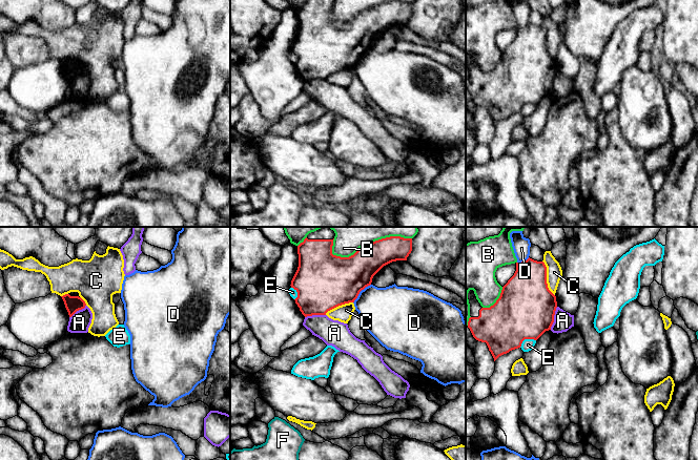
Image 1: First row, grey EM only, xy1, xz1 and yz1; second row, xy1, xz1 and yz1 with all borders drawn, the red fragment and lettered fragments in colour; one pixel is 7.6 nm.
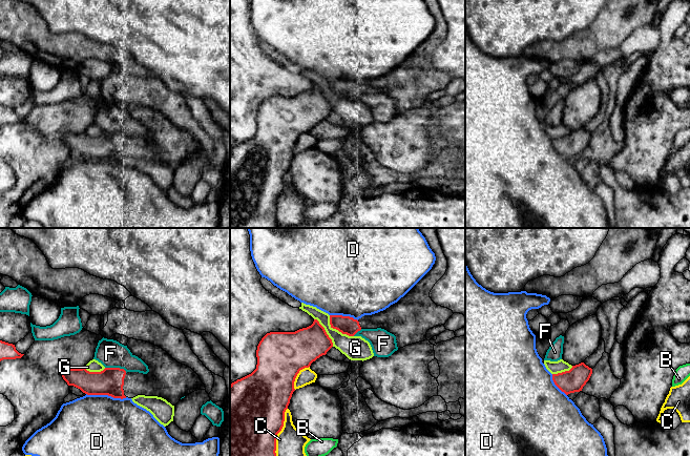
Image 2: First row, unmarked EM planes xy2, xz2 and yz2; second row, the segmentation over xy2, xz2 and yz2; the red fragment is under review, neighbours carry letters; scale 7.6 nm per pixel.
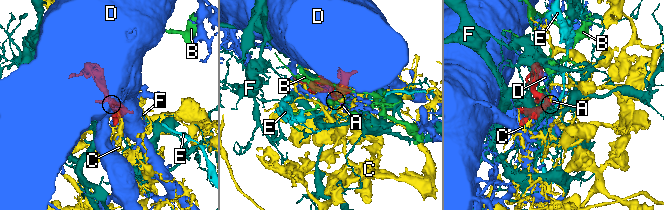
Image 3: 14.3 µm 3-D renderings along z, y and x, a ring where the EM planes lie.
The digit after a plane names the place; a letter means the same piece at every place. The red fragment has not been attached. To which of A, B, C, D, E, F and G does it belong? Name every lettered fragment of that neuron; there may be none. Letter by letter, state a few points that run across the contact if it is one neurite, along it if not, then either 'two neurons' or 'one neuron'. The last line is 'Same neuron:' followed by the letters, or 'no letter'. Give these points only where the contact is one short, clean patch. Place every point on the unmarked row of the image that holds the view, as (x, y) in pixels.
A: line yz1 (557, 71), (554, 78), (554, 86), (550, 93); two neurons
B: two neurons
C: two neurons
D: two neurons
E: two neurons
F: two neurons
G: line xz2 (329, 80), (329, 88), (333, 92), (353, 101); two neurons
Same neuron: no letter

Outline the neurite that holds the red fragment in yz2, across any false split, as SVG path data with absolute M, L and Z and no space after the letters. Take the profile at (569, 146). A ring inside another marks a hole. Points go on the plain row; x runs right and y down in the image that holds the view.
M584 127L572 130L569 136L552 139L555 149L566 160L582 156L589 145L592 133Z

